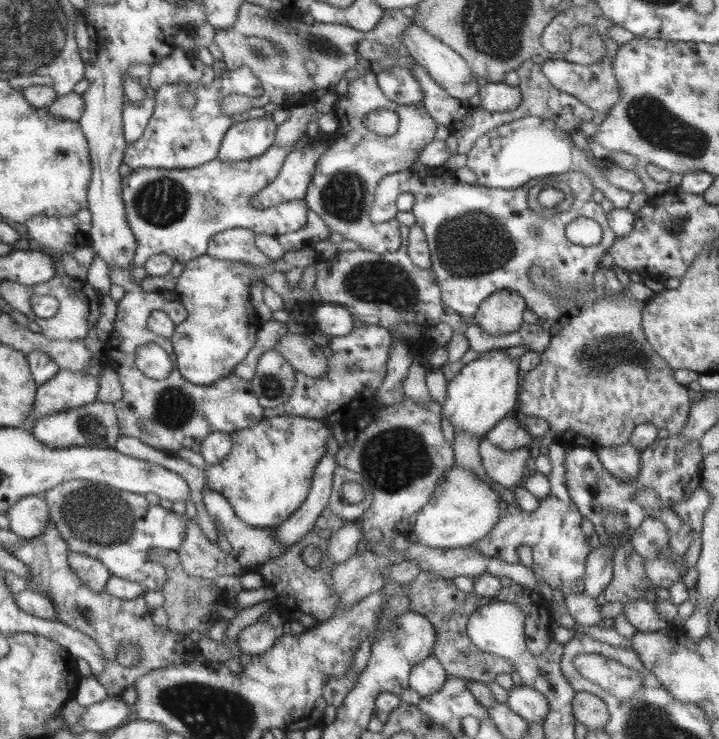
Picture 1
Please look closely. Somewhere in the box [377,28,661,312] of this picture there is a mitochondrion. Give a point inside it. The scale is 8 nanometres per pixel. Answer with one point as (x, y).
(470, 246)

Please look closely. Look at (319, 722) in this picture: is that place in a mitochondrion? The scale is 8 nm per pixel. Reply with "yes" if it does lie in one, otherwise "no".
no

